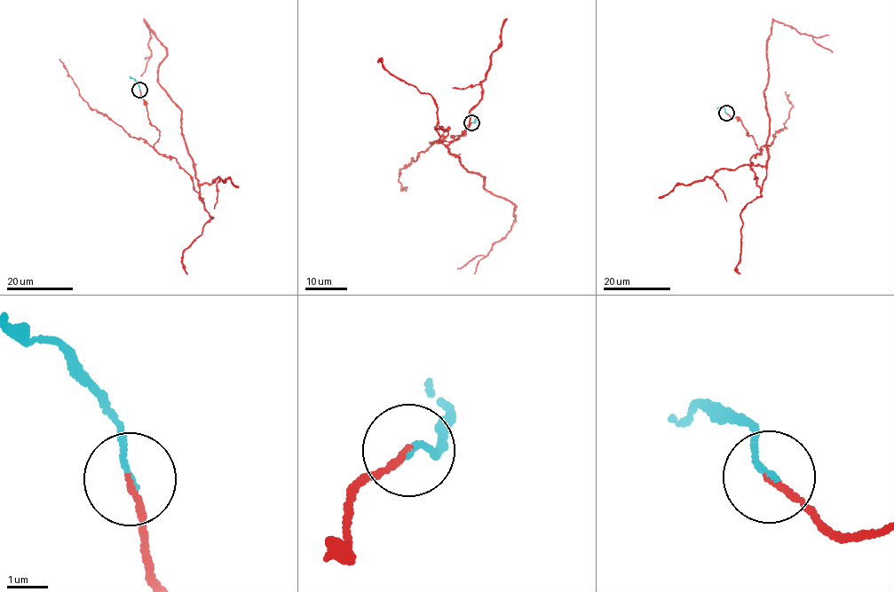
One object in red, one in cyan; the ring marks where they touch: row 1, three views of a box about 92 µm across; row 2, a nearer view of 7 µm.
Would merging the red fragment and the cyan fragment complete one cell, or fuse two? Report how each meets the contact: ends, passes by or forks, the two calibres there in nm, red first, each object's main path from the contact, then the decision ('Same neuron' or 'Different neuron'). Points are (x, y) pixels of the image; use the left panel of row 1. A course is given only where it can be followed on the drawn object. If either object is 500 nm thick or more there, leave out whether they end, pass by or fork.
At the ring red ends. At the ring cyan ends. Thickness 140 nm (red) against 150 nm. Course of red: (139, 89), (154, 148), (203, 205), (180, 109), (158, 82), (167, 47), (146, 23), (141, 76). Course of cyan: (139, 89), (130, 76). Same neuron

